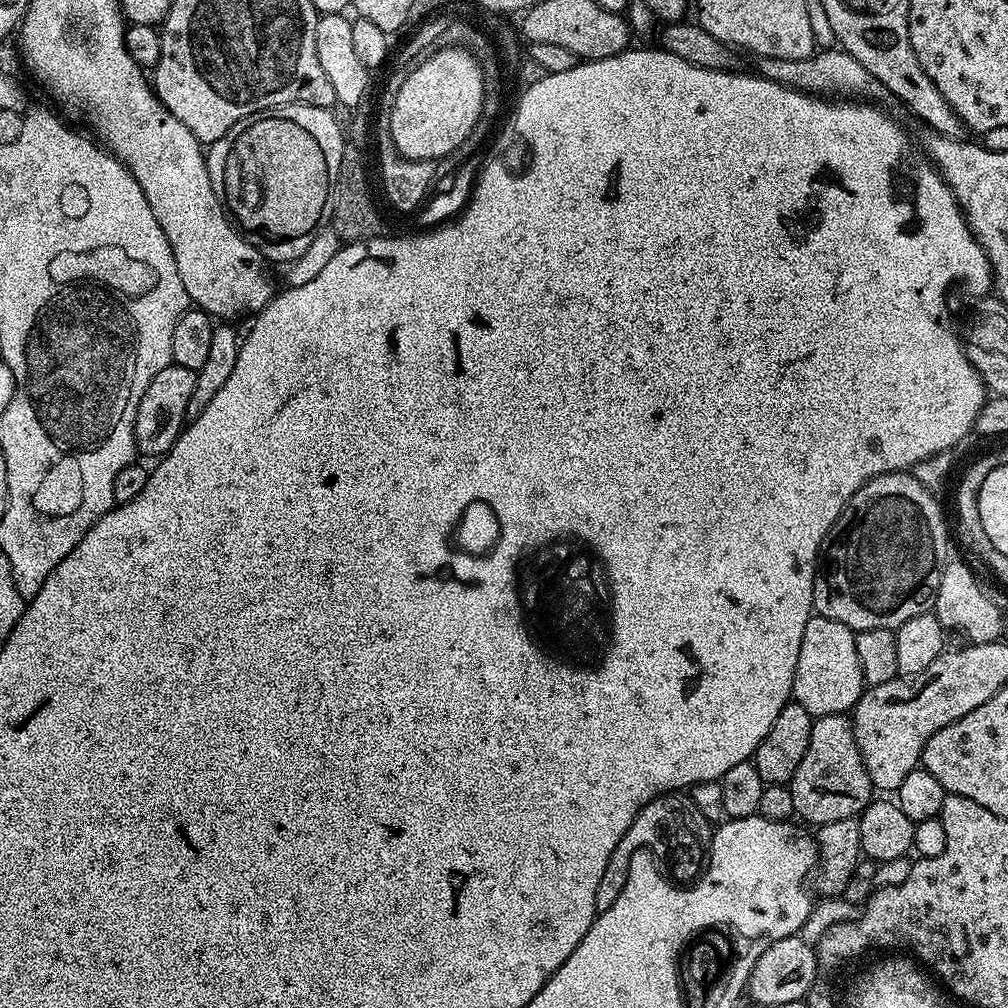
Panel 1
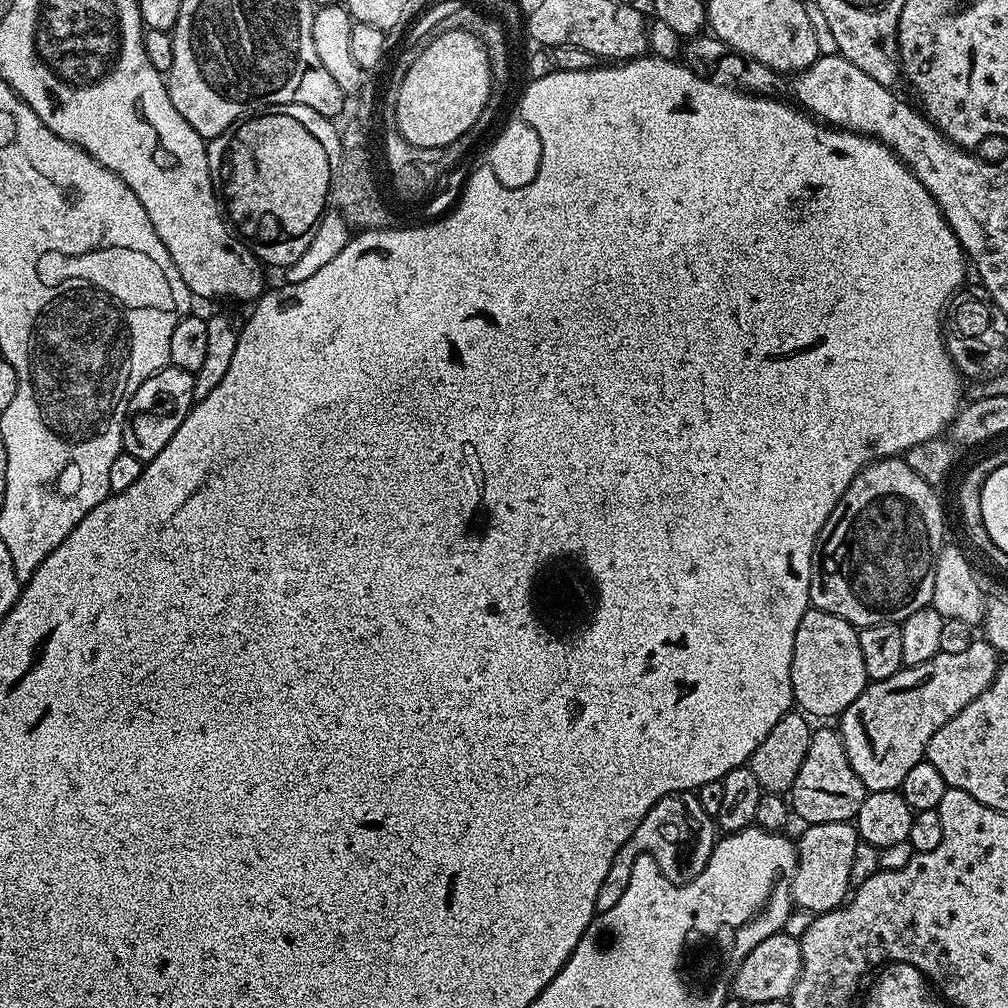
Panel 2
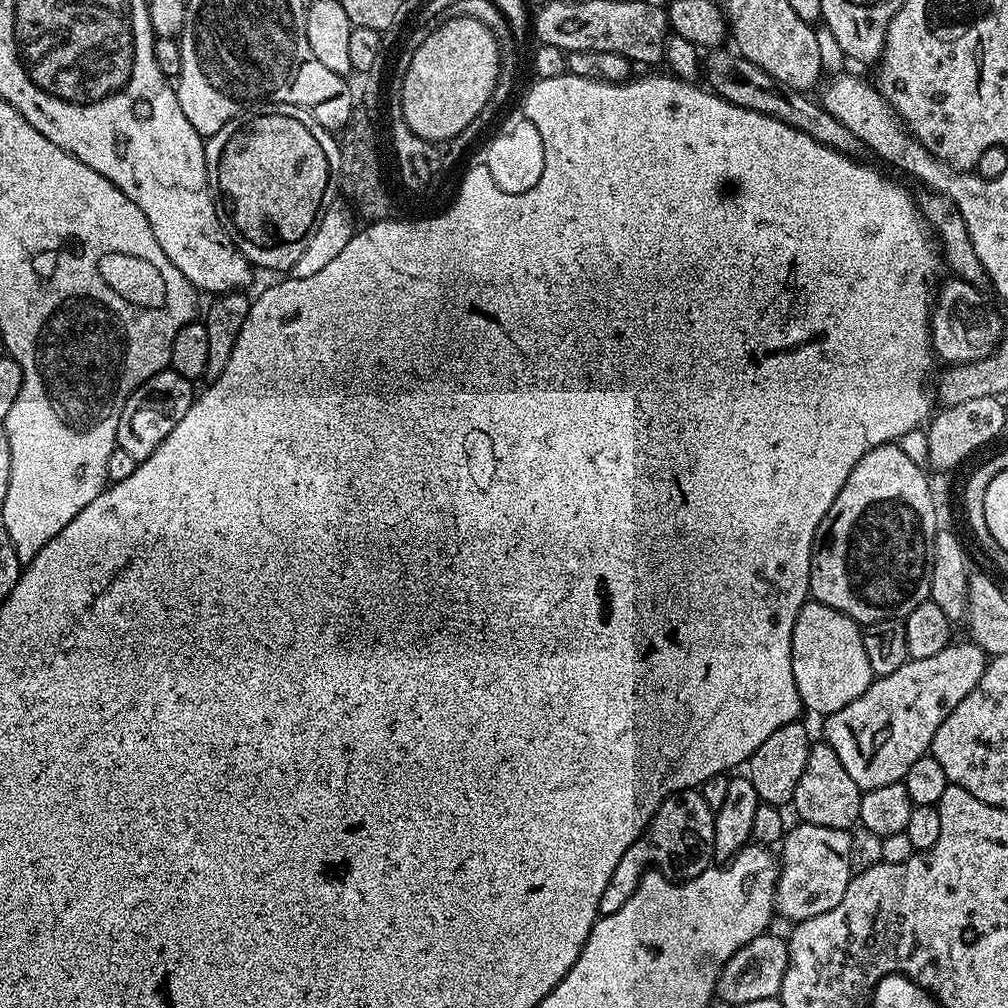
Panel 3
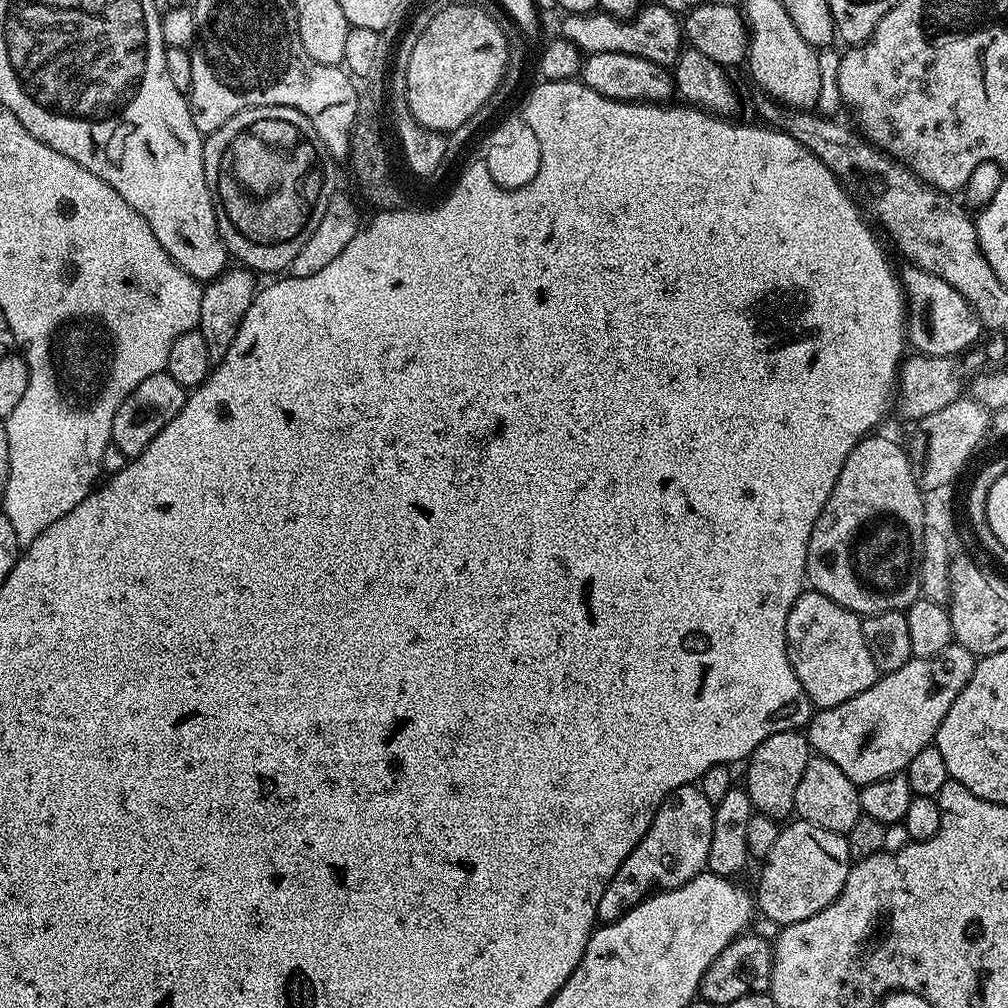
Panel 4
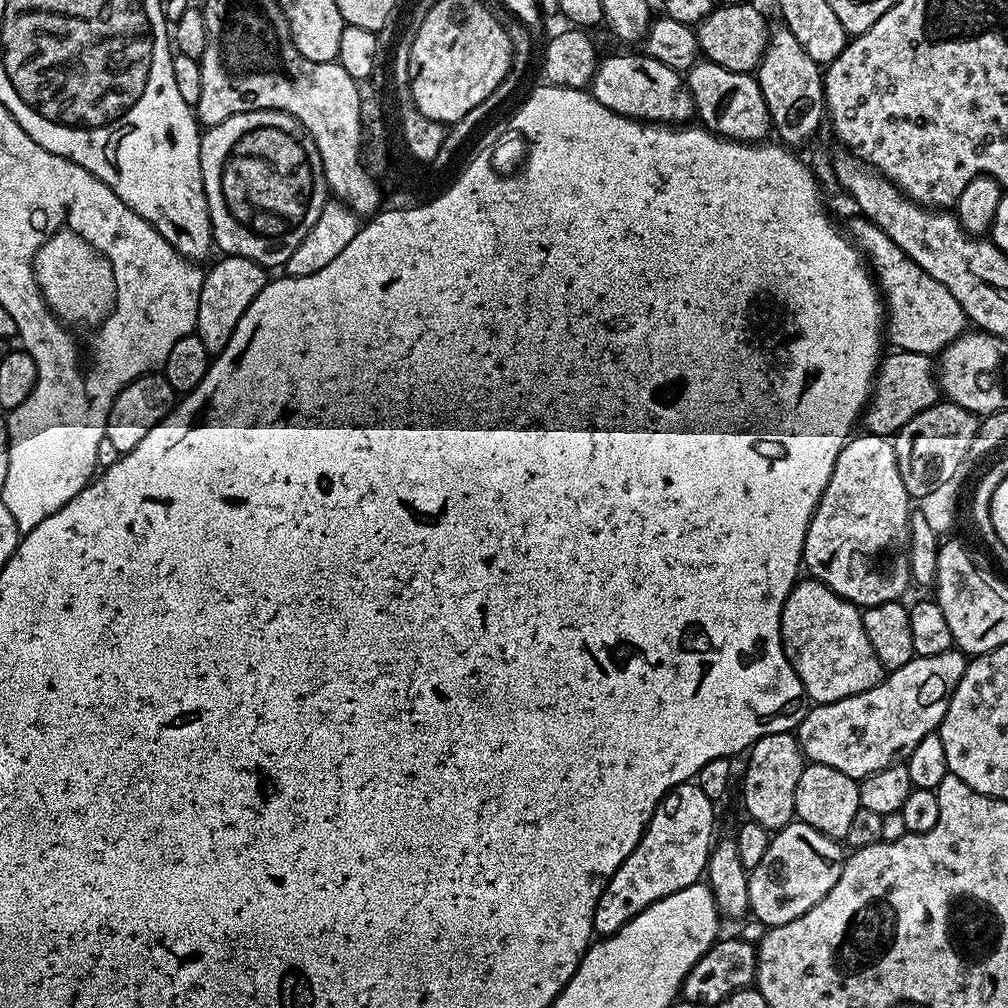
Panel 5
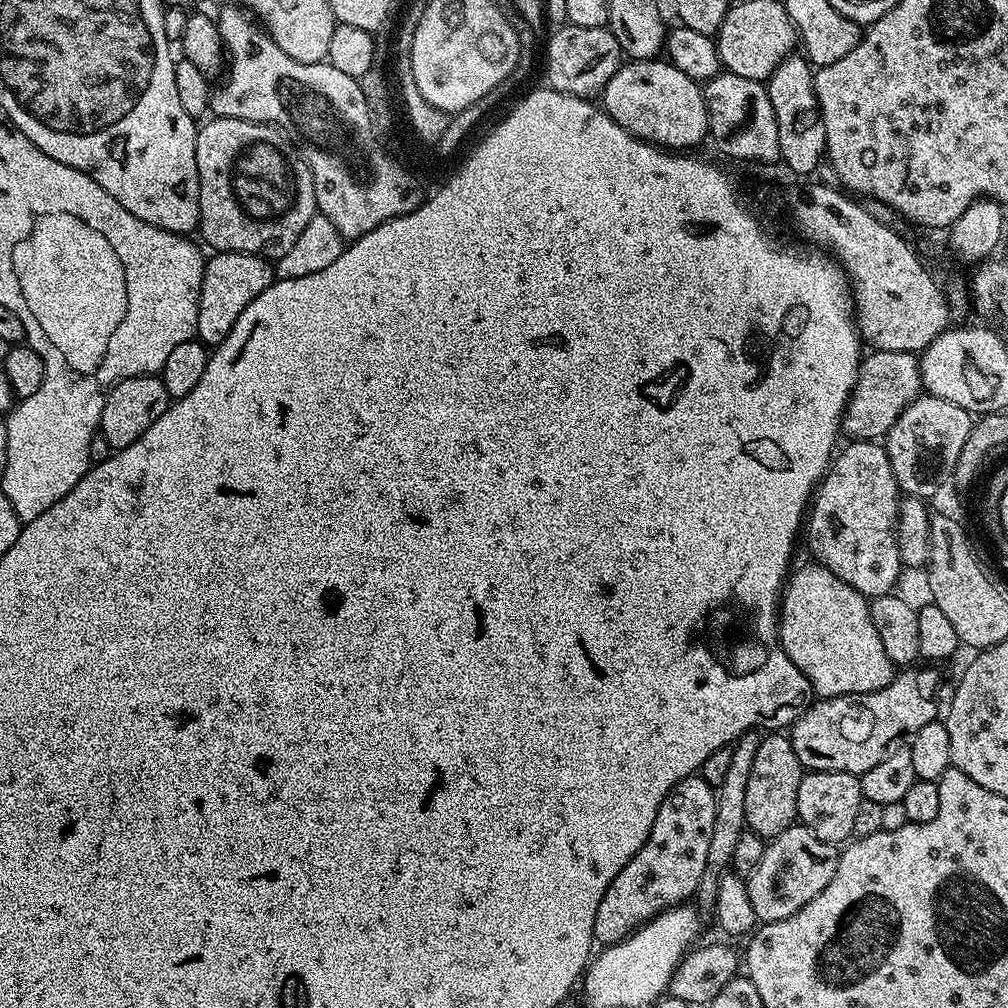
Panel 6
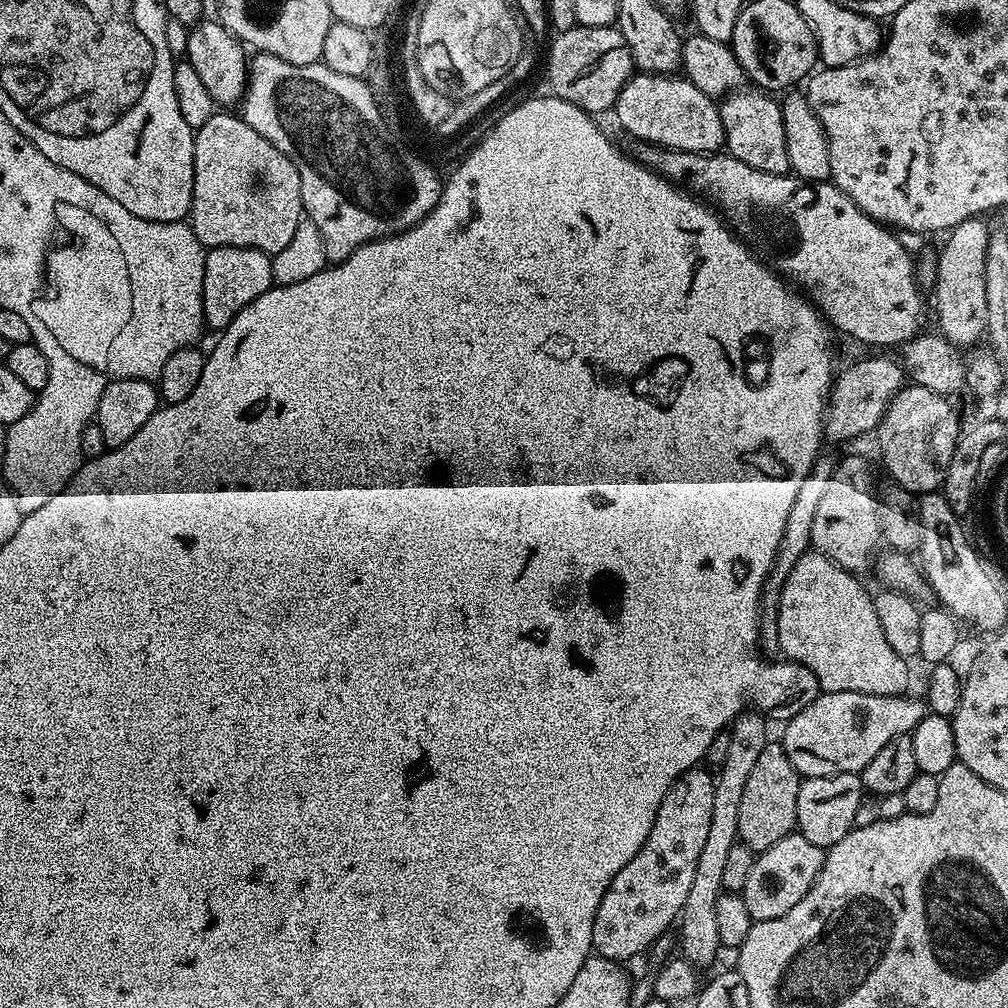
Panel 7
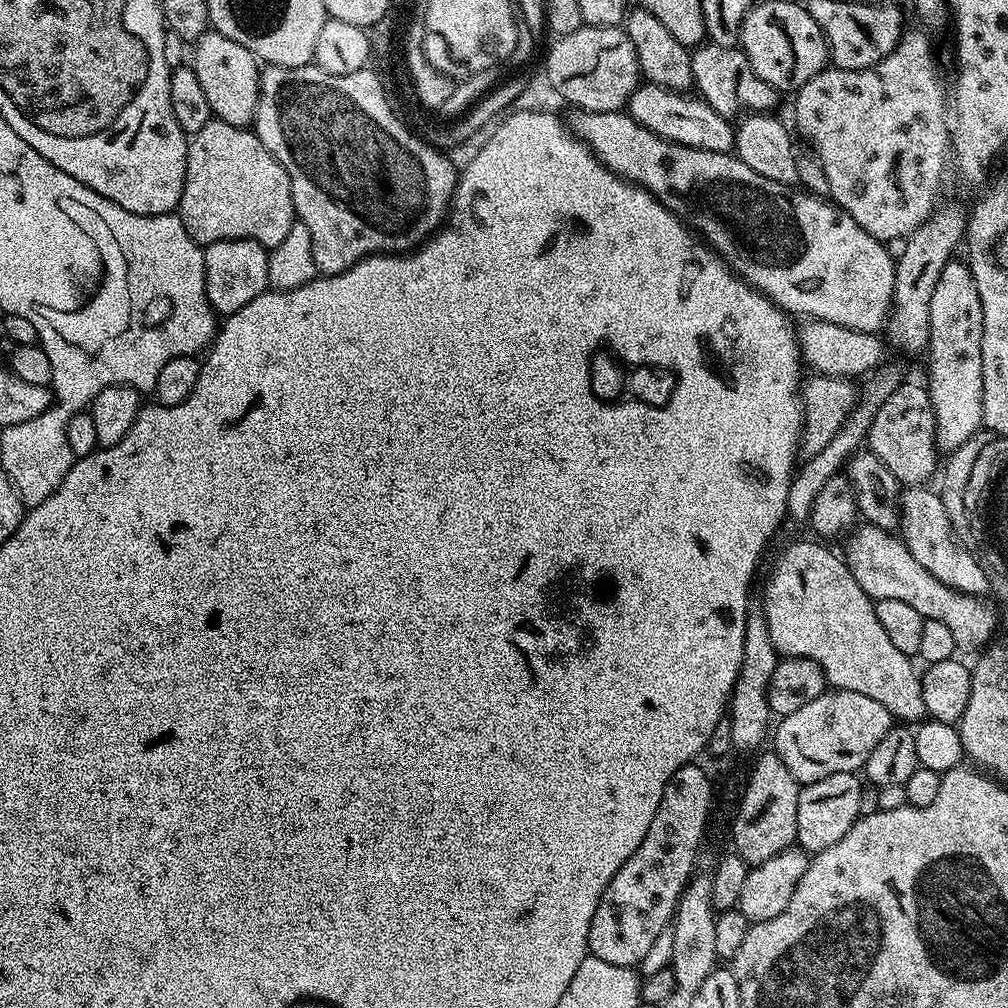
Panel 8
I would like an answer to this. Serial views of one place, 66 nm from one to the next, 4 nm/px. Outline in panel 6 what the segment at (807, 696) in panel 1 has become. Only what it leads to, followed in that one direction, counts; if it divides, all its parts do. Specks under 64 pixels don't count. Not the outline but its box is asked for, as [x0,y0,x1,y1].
[778,562,894,698]

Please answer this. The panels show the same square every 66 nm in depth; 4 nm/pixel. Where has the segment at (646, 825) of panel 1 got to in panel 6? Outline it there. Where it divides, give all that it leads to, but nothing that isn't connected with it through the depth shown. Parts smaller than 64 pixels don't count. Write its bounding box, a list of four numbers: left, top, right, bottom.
[594,774,716,945]

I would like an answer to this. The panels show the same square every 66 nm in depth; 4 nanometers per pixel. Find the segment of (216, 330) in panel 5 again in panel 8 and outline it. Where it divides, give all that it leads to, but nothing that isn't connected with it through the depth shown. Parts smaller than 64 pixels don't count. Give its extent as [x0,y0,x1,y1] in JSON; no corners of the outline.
[204,240,269,318]

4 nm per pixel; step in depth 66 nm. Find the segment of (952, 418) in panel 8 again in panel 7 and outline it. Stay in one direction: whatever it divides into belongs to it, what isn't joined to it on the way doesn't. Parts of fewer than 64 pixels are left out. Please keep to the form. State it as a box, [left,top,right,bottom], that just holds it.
[934,217,989,348]

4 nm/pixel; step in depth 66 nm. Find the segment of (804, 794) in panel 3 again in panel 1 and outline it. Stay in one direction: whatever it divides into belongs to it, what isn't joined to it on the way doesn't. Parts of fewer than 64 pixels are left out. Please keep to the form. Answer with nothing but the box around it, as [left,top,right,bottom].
[790,715,872,826]

